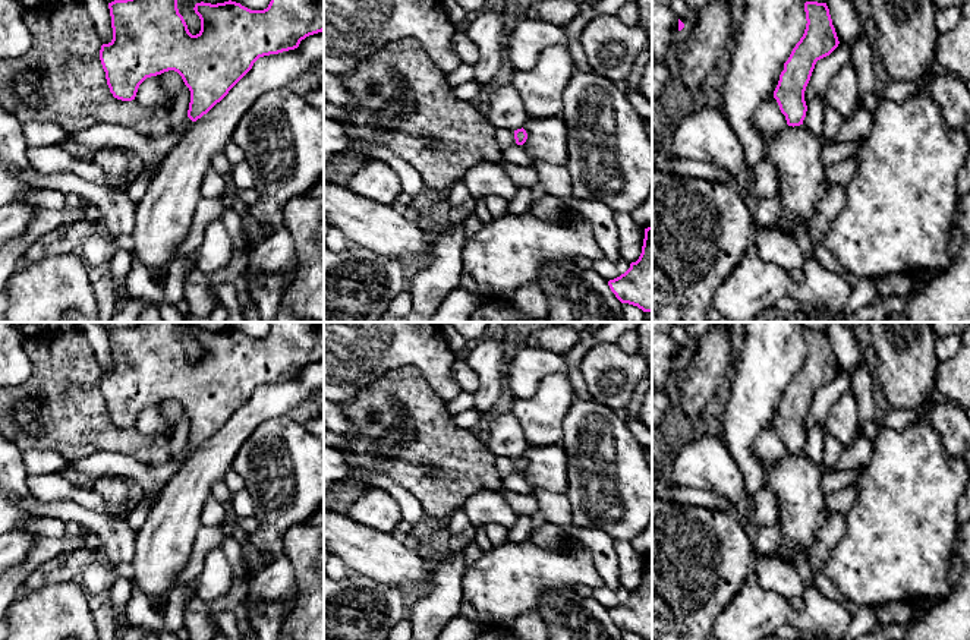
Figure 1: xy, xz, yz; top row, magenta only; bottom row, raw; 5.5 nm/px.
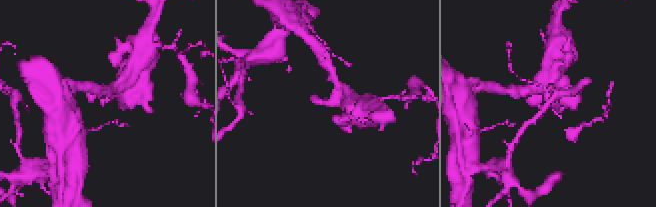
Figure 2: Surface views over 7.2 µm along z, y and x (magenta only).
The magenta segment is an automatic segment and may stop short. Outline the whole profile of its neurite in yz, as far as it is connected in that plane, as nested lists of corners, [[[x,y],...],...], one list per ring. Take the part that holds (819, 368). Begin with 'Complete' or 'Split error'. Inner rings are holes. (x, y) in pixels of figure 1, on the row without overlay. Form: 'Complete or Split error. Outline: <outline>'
Complete. Outline: [[[806,330],[806,357],[793,376],[774,419],[788,454],[800,454],[807,434],[804,419],[818,388],[829,384],[840,372],[826,331]]]

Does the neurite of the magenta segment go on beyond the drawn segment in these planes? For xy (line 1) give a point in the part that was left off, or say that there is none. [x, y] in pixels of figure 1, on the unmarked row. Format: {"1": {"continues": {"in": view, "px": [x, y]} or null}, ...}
{"1": {"continues": null}}

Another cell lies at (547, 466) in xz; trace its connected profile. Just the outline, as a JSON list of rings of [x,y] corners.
[[[561,445],[529,447],[523,457],[527,467],[522,475],[532,489],[567,492],[567,457]]]

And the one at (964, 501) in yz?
[[[970,480],[967,483],[964,494],[960,498],[958,521],[961,526],[970,521]]]

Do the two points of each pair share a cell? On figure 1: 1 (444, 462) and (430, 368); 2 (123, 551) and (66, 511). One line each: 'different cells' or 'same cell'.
1: different cells
2: same cell

